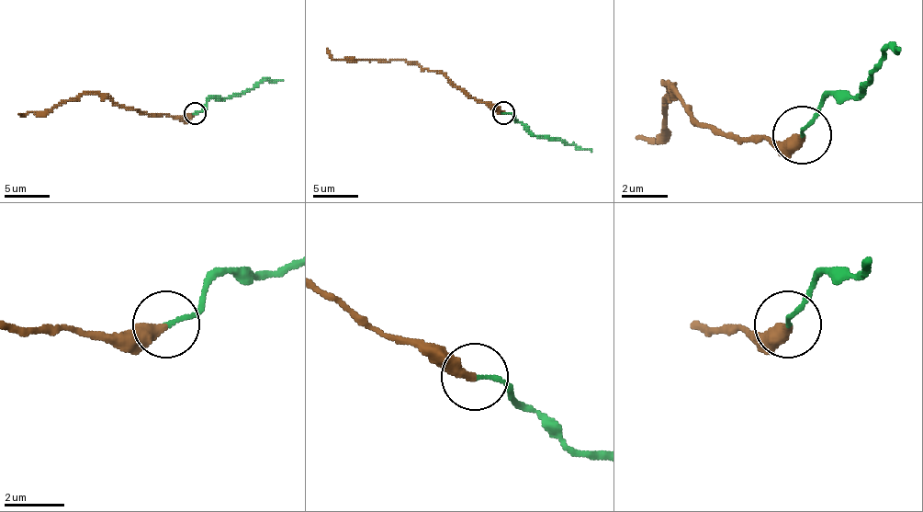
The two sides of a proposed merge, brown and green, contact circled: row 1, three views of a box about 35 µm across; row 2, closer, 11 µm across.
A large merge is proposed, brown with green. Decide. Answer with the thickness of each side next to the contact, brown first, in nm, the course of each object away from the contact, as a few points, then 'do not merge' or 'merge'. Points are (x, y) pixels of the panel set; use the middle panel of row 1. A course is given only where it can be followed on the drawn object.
360/130 nm | brown via (504, 113), (468, 97), (448, 80), (405, 60), (333, 60), (327, 48) | green via (504, 113), (511, 113), (535, 136), (553, 138), (591, 152) | do not merge

